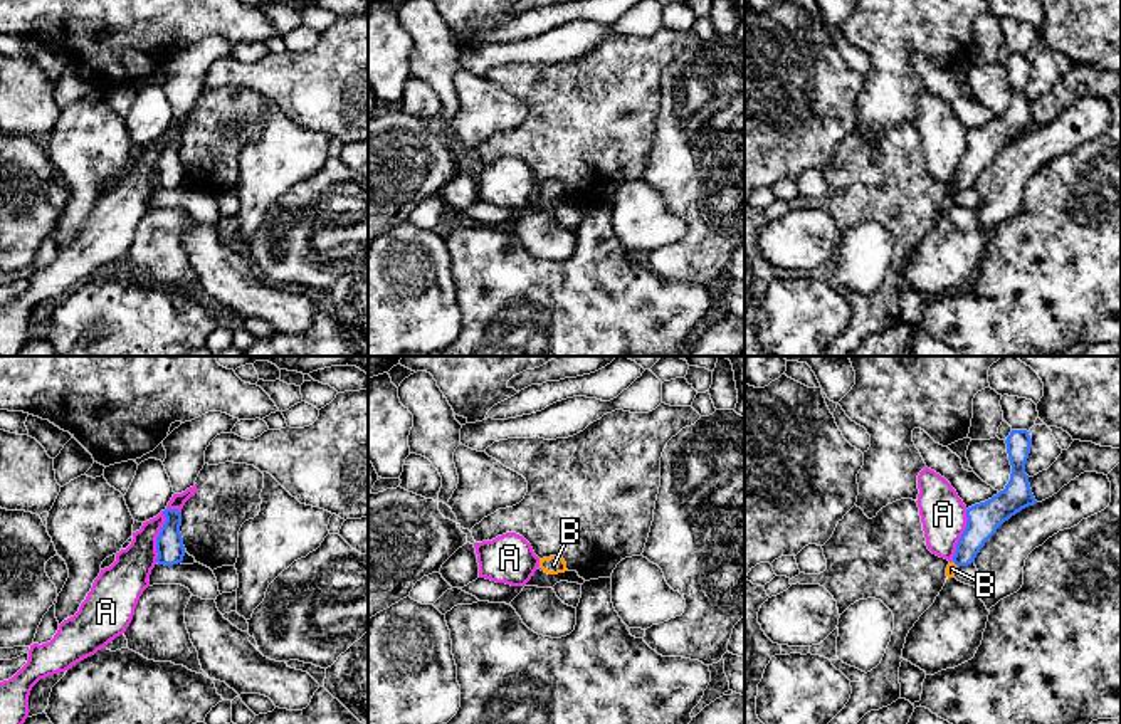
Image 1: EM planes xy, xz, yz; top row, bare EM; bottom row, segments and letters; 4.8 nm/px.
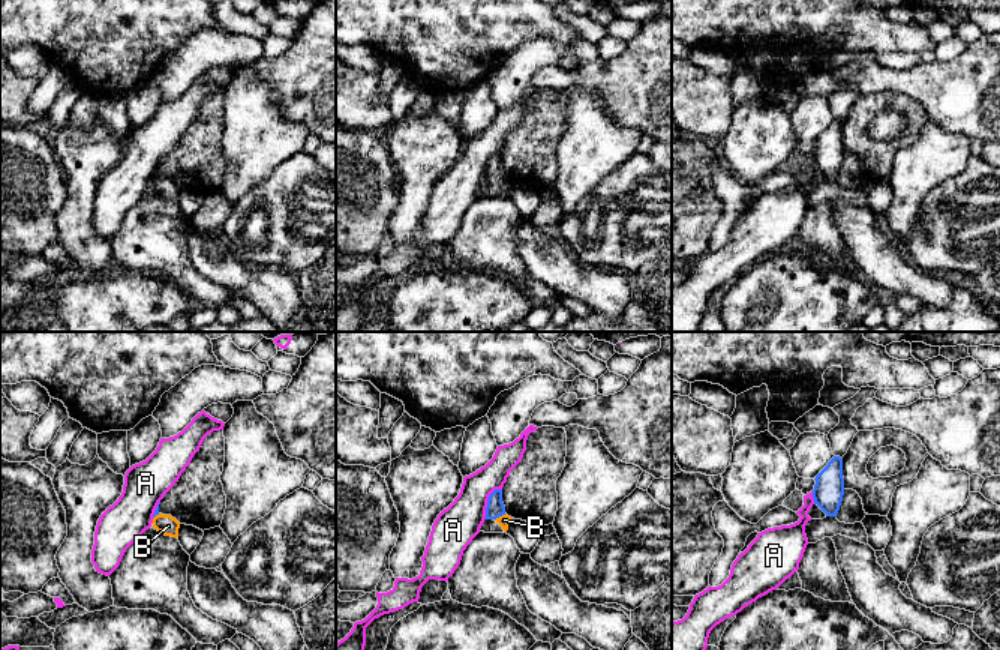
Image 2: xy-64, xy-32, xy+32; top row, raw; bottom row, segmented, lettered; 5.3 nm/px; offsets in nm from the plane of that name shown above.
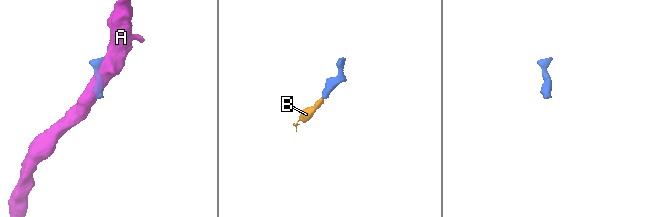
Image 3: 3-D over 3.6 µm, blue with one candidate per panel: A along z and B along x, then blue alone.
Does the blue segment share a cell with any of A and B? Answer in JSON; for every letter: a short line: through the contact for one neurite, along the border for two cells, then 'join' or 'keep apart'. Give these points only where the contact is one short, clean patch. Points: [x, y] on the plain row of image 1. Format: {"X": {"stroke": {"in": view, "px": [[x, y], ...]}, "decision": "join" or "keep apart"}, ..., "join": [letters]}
{"A": {"stroke": {"in": "xy", "px": [[163, 135], [165, 146], [157, 162], [155, 185]]}, "decision": "keep apart"}, "B": {"stroke": {"in": "yz", "px": [[984, 143], [967, 175], [955, 187], [952, 192]]}, "decision": "join"}, "join": ["B"]}

